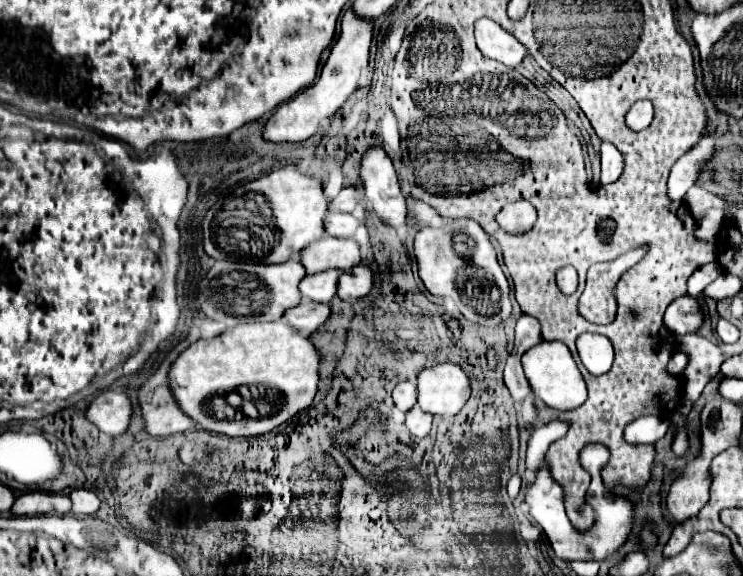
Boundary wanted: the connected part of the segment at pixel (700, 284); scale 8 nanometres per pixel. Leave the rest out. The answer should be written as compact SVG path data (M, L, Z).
M709 263L709 265L703 265L699 267L687 281L687 295L689 297L699 297L701 291L711 283L715 281L717 277L721 275L721 267L717 263Z

